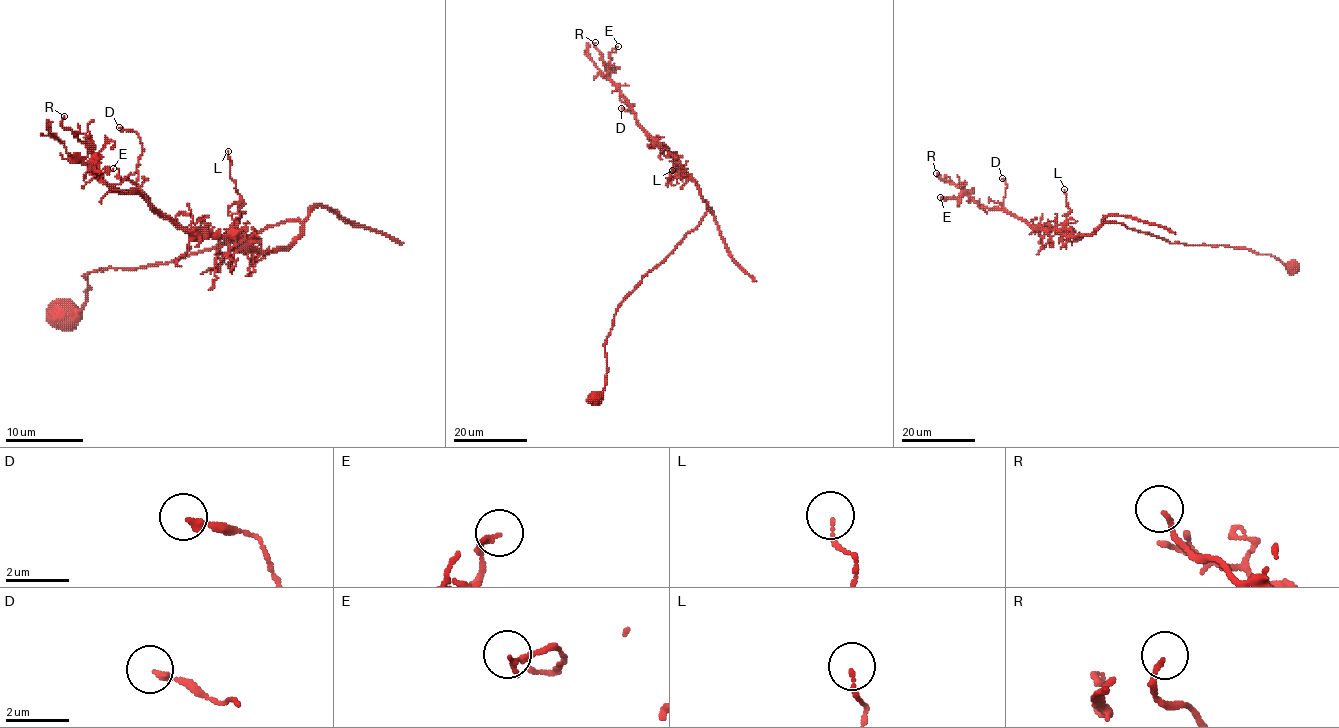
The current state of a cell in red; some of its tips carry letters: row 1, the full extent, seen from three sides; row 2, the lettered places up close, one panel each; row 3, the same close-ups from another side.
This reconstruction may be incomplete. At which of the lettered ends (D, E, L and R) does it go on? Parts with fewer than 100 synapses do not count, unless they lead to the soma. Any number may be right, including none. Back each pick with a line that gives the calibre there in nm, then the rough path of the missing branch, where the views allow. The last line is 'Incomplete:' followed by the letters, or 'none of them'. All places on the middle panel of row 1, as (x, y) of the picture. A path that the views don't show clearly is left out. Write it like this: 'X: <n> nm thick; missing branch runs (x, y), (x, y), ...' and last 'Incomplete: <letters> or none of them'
Incomplete: none of them

